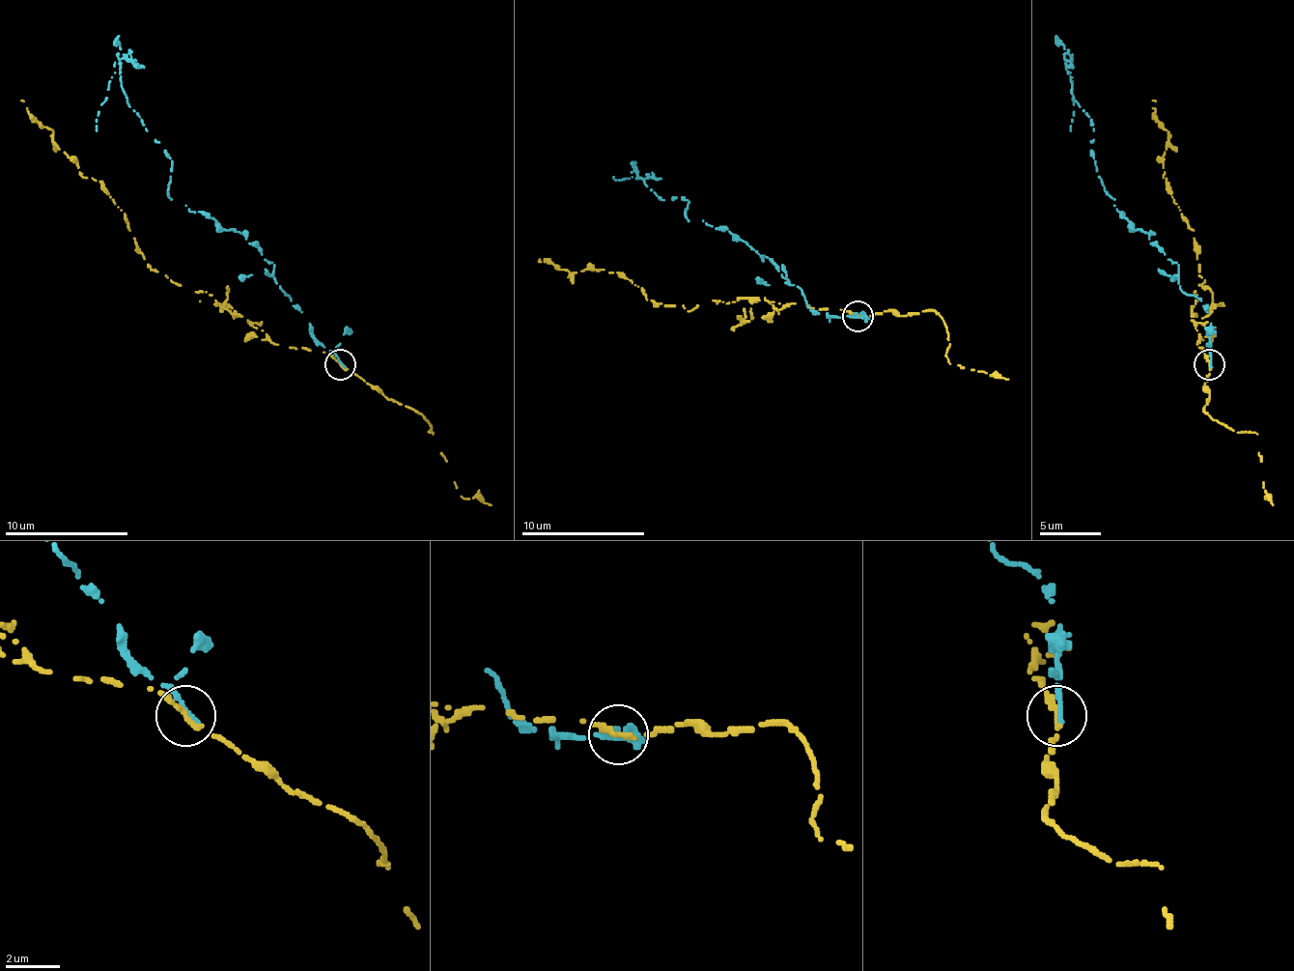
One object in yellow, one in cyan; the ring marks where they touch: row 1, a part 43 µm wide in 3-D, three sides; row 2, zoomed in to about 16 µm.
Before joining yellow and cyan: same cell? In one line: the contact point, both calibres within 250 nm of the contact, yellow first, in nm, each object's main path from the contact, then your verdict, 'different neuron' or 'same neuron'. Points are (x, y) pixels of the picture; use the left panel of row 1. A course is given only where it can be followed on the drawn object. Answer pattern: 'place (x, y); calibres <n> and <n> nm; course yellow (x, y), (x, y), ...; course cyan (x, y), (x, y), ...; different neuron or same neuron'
place (340, 364); calibres 280 and 240 nm; course yellow (341, 363), (325, 351), (276, 345), (205, 293), (153, 271), (125, 213), (81, 175), (54, 131), (20, 101); course cyan (341, 363), (279, 286), (273, 262), (242, 234), (171, 200), (168, 154), (116, 73), (97, 131); different neuron

